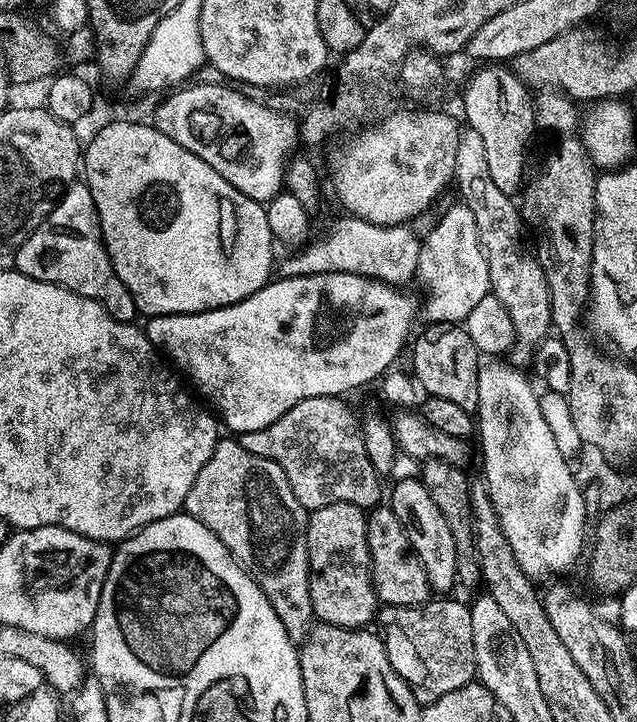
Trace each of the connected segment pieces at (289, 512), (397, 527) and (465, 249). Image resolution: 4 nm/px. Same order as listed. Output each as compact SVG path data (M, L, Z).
M221 438L216 441L214 454L210 454L206 466L198 470L198 478L194 478L190 494L186 494L183 511L203 522L237 559L246 559L250 552L252 561L266 562L266 572L270 576L268 590L272 604L280 615L280 621L287 626L289 638L294 642L303 641L310 626L308 616L313 615L308 566L302 562L302 550L306 549L309 513L300 505L298 498L294 498L294 490L290 490L290 482L286 482L282 466L258 454L250 454L250 450L240 445L239 439L228 439L232 440Z
M376 506L366 516L368 535L368 564L372 588L377 601L385 605L423 604L429 599L430 589L420 559L408 544L408 536L391 506Z
M457 202L440 221L432 228L428 237L423 237L420 245L420 257L415 264L415 275L420 278L420 288L424 291L424 316L429 325L460 324L464 322L470 310L474 309L481 299L489 295L488 267L486 258L480 249L478 230L474 222L474 214L468 205Z

